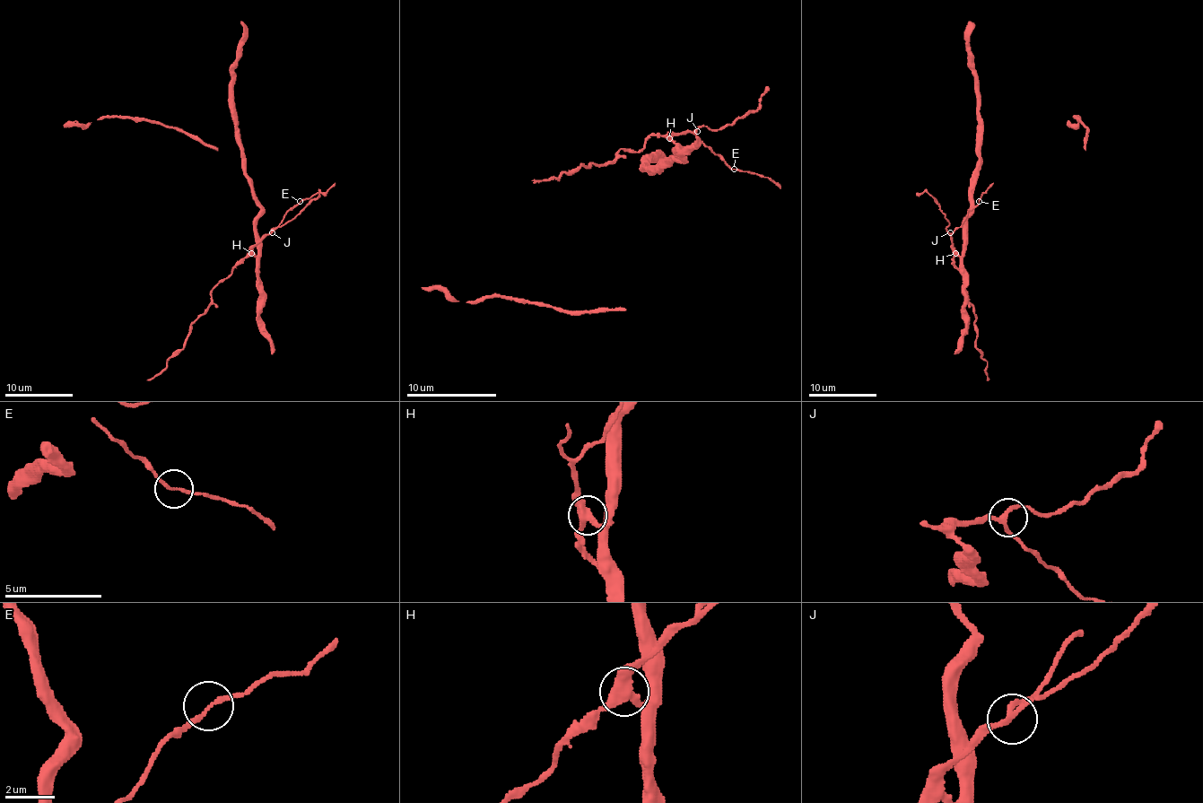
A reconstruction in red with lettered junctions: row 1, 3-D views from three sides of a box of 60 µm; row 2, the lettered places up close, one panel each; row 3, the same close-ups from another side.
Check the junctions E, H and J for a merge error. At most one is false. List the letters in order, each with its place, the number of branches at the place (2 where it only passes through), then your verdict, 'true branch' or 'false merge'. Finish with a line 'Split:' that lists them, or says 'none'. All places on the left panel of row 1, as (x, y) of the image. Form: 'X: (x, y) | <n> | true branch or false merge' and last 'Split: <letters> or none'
E: (300, 201) | 2 | true branch
H: (251, 253) | 3 | false merge
J: (272, 232) | 3 | true branch
Split: H

